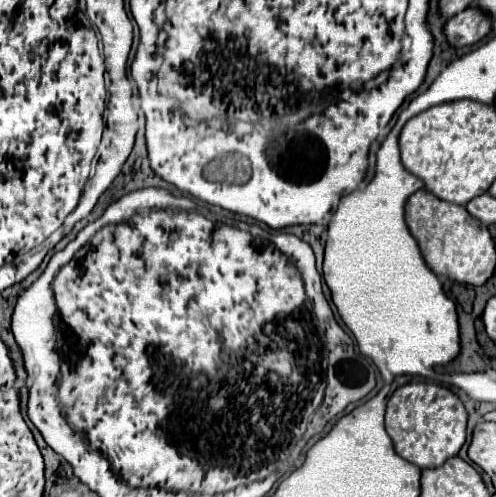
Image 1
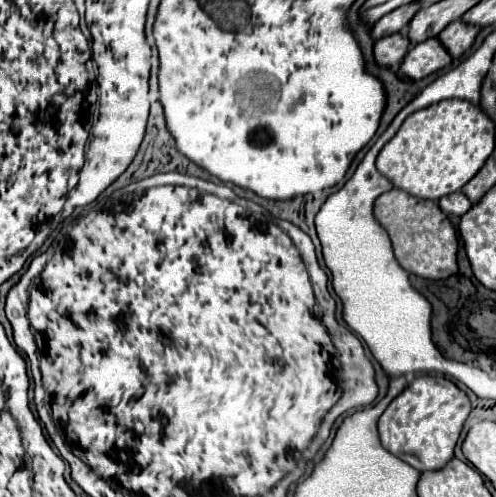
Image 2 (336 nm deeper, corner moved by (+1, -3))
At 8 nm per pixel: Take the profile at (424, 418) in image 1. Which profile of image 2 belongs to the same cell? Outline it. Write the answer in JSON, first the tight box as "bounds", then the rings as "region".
{"bounds":[379,375,471,471],"region":[[[433,375],[417,377],[379,417],[381,445],[417,471],[441,469],[453,459],[457,439],[469,413],[471,401],[453,381]]]}

